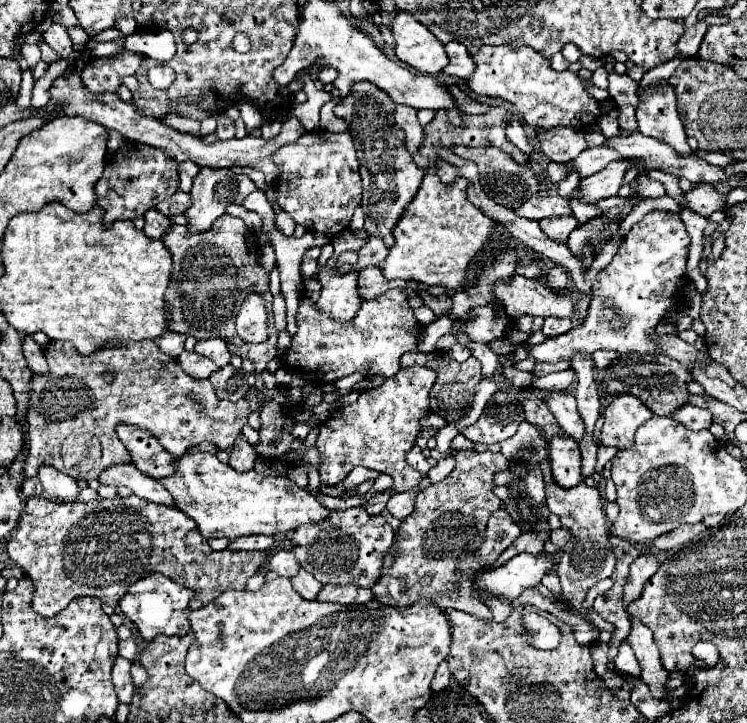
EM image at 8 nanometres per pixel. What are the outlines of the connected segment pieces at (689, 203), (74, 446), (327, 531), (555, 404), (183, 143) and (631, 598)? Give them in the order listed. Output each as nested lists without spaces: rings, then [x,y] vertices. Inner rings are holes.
[[[698,183],[690,191],[684,191],[684,205],[690,211],[702,215],[702,217],[708,217],[714,211],[718,211],[718,209],[724,207],[724,195],[720,195],[708,183]]]
[[[150,339],[128,341],[122,347],[114,349],[99,349],[92,356],[80,355],[72,343],[50,341],[44,347],[44,357],[48,361],[50,371],[46,375],[32,373],[30,379],[30,409],[26,411],[26,433],[30,439],[30,453],[24,461],[24,481],[30,477],[38,477],[38,469],[42,465],[54,465],[58,471],[74,479],[90,481],[96,479],[102,469],[132,463],[130,453],[120,447],[120,439],[116,435],[116,427],[120,423],[146,429],[164,445],[168,453],[172,453],[172,457],[182,457],[182,453],[190,445],[202,441],[210,441],[224,451],[232,451],[234,439],[236,435],[240,435],[250,413],[250,405],[246,403],[246,399],[240,399],[236,403],[218,399],[208,379],[194,379],[186,375],[178,359],[162,353],[158,345]],[[106,375],[112,375],[110,383],[106,381]]]
[[[364,507],[334,511],[322,525],[302,525],[292,535],[292,551],[298,563],[314,573],[322,585],[360,585],[372,588],[382,577],[382,557],[394,541],[394,531],[382,515],[368,515]]]
[[[558,391],[550,393],[550,395],[546,395],[546,405],[548,405],[550,413],[556,417],[562,431],[572,435],[576,441],[580,441],[582,433],[584,433],[584,423],[576,411],[574,395],[558,393]]]
[[[72,71],[72,73],[68,73],[64,77],[58,77],[54,81],[54,85],[50,87],[50,101],[58,101],[58,103],[66,103],[66,105],[62,105],[62,109],[58,109],[58,113],[48,113],[48,121],[56,119],[60,115],[84,117],[84,119],[96,121],[96,123],[100,123],[108,129],[116,129],[118,133],[122,133],[130,141],[150,143],[152,147],[166,149],[166,153],[170,153],[176,161],[194,161],[200,167],[250,167],[250,169],[258,169],[266,175],[266,183],[274,183],[276,177],[278,177],[278,165],[274,163],[274,153],[280,147],[298,141],[306,133],[302,123],[296,117],[288,117],[288,121],[282,123],[282,131],[274,139],[262,139],[262,137],[248,137],[246,135],[244,139],[202,143],[198,137],[194,137],[190,133],[176,131],[172,127],[166,127],[158,119],[136,113],[132,105],[124,103],[116,95],[86,95],[86,89],[80,85],[78,79],[80,79],[80,73]]]
[[[640,555],[634,561],[634,565],[630,565],[630,577],[624,587],[624,605],[626,607],[642,597],[644,583],[656,573],[656,569],[658,569],[658,563],[652,555]]]

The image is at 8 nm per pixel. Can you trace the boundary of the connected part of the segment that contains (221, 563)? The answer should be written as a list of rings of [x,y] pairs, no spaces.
[[[136,495],[114,497],[114,499],[94,499],[90,503],[54,503],[44,497],[32,497],[26,501],[18,527],[12,531],[8,541],[8,555],[18,565],[26,577],[34,581],[36,593],[32,607],[44,617],[52,617],[62,611],[74,597],[98,597],[102,603],[116,607],[126,587],[134,581],[150,575],[162,573],[172,581],[192,589],[196,597],[190,601],[190,609],[200,609],[218,597],[226,589],[246,589],[246,581],[260,569],[260,553],[246,551],[212,551],[208,541],[194,529],[192,519],[178,509],[148,503]]]

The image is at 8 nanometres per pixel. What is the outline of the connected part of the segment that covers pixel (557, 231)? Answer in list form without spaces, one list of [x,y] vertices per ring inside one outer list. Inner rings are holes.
[[[548,217],[548,219],[542,219],[542,221],[540,221],[542,231],[544,231],[550,239],[554,239],[554,241],[558,241],[558,243],[566,243],[570,231],[572,231],[576,225],[578,225],[578,221],[576,221],[574,217]]]

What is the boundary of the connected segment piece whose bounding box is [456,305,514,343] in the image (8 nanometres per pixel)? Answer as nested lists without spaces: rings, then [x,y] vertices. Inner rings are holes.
[[[486,305],[486,307],[478,307],[478,309],[472,309],[470,311],[476,319],[470,323],[470,325],[458,325],[456,323],[456,329],[460,333],[466,333],[466,337],[470,341],[478,341],[478,343],[488,343],[496,337],[504,337],[506,329],[510,325],[514,325],[502,311],[496,313],[492,309],[492,305]]]

